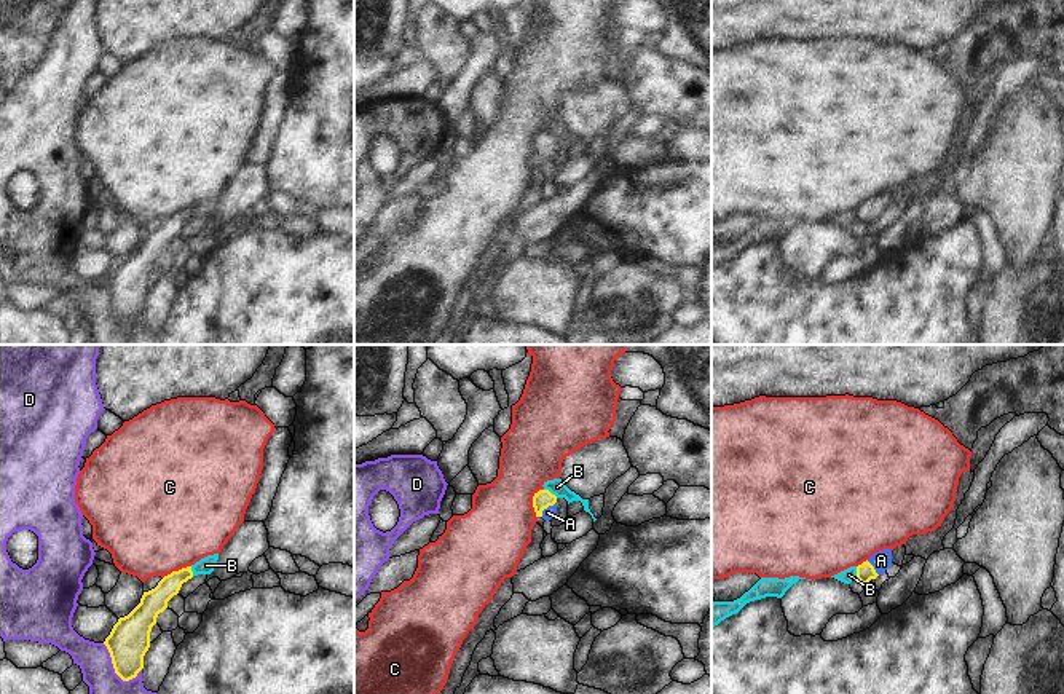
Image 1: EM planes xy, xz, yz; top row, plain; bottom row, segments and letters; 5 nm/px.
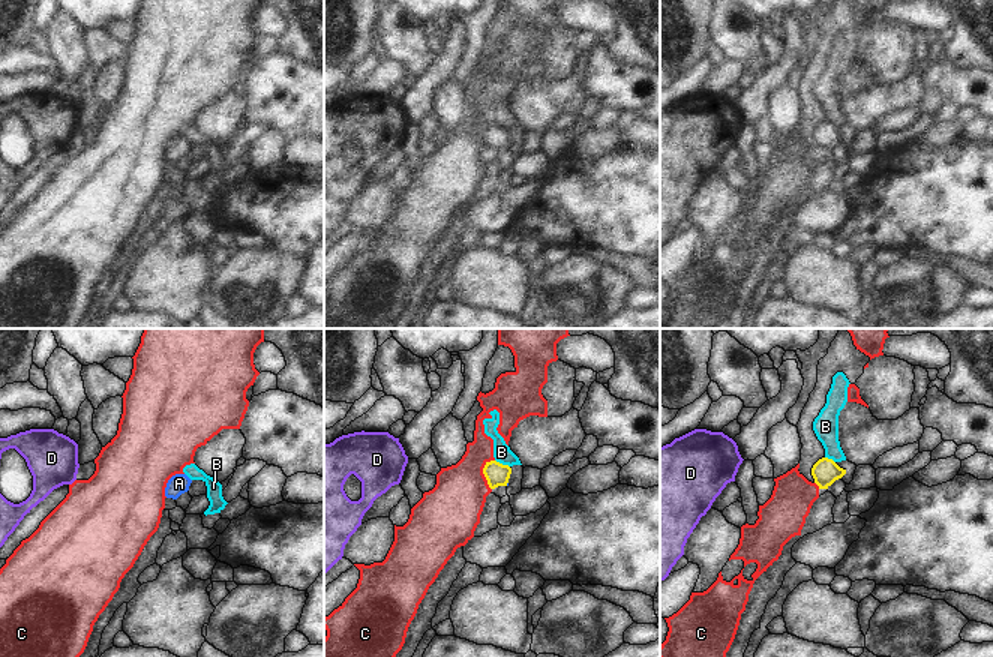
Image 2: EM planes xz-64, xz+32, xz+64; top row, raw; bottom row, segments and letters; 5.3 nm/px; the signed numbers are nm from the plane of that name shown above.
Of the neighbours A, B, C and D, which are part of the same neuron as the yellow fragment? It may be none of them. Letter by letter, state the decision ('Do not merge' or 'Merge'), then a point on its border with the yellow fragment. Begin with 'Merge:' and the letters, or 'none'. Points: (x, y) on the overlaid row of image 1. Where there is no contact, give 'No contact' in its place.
Merge: A
A: Merge. Touches yellow at xz (546, 508)
B: Do not merge. Touches yellow at xz (549, 492)
C: Do not merge. Touches yellow at xz (533, 503)
D: Do not merge. Touches yellow at xy (114, 667)

